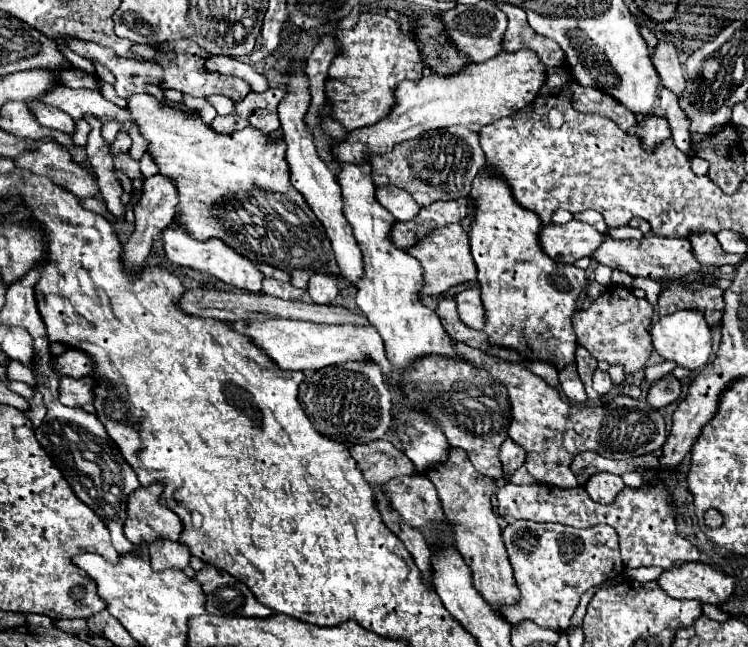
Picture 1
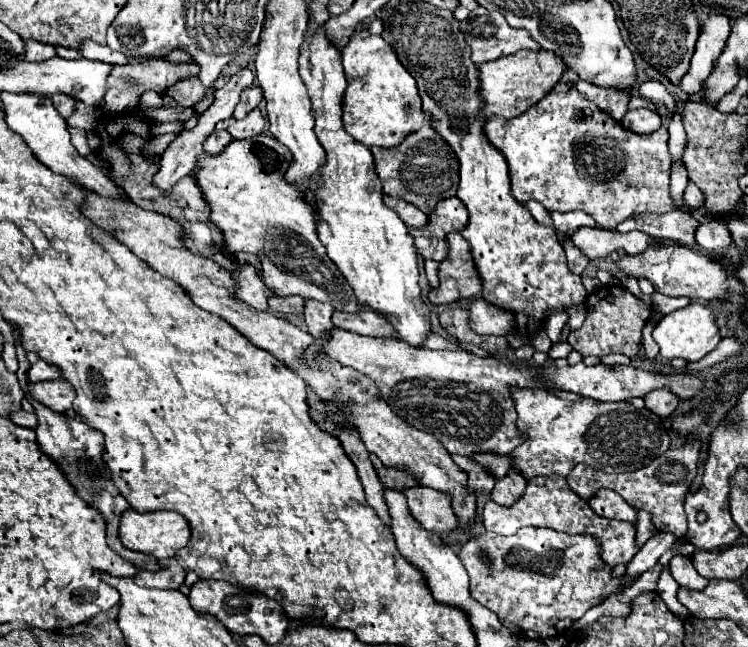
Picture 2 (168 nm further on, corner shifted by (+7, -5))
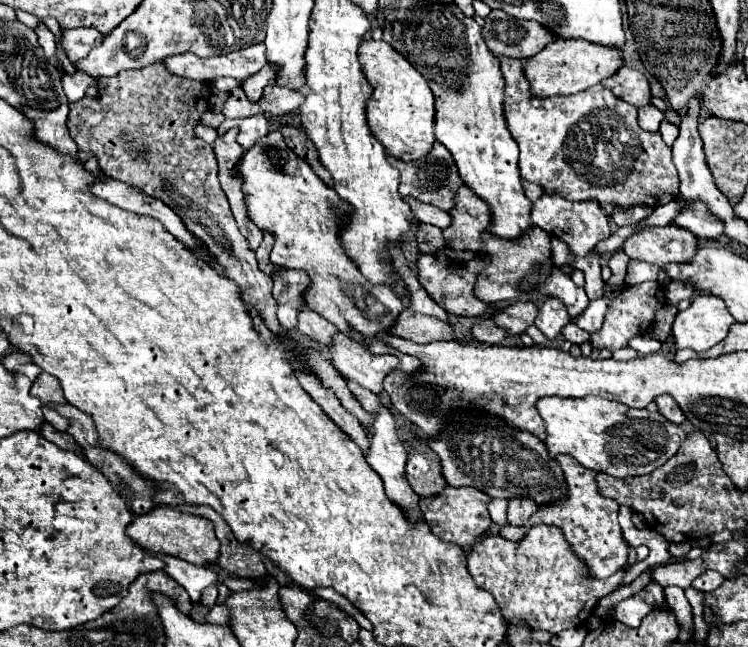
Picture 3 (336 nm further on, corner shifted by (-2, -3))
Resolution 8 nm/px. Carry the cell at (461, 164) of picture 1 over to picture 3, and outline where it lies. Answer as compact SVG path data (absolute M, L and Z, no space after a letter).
M435 142L433 146L435 150L429 152L425 158L419 158L417 162L401 162L397 158L391 158L389 156L389 164L397 170L401 170L401 184L399 184L399 190L403 196L413 196L421 202L427 202L427 204L433 204L441 210L451 210L453 208L453 196L457 192L459 186L463 186L463 180L459 178L459 172L457 172L457 166L453 162L453 156L449 154L449 150L441 144L441 142Z

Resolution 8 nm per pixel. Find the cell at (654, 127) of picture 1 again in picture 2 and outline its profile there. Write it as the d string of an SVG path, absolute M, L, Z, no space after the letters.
M646 108L640 110L630 110L624 116L624 126L636 134L648 134L648 132L656 132L660 128L662 118L656 112L650 112Z

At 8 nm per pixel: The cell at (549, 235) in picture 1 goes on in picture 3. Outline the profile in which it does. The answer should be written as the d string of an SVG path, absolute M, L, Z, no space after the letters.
M667 224L663 228L645 226L623 242L623 250L629 258L657 266L665 266L669 262L689 262L697 248L697 236L677 224Z

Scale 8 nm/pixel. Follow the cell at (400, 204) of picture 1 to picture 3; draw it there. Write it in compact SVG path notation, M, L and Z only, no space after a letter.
M407 196L405 202L411 206L415 218L417 218L419 222L423 222L423 224L433 224L433 226L437 226L437 228L447 228L447 226L451 224L451 216L449 216L447 212L439 210L437 206L419 202L419 200L411 198L411 196Z

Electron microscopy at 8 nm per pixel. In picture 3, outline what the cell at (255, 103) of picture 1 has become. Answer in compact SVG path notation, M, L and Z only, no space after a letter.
M255 114L249 118L233 118L233 120L225 120L219 126L219 134L227 132L229 128L239 128L239 136L237 142L249 150L253 146L253 142L257 142L261 136L265 136L269 132L269 120L265 118L265 114Z

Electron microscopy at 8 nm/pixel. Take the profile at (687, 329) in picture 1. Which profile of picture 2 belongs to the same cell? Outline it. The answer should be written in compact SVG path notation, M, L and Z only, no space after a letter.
M690 302L688 306L664 316L656 324L652 336L660 346L660 356L662 358L666 358L666 360L684 358L688 362L704 358L708 352L712 352L718 346L718 342L722 338L720 328L716 324L716 316L712 314L712 310L708 306L702 306L702 304L696 304L696 302Z

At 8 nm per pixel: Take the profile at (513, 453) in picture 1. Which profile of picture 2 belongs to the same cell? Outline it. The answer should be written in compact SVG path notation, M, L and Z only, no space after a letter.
M510 472L506 478L496 480L496 486L494 486L492 496L490 496L496 504L500 504L500 506L512 506L524 494L526 480L522 478L520 480L520 488L516 488L516 484L514 484L516 480L514 478L518 478L518 474L516 472Z

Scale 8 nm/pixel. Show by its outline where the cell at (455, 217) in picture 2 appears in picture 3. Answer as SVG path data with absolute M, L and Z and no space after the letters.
M461 186L455 194L455 210L451 214L449 228L443 230L445 246L461 252L481 252L481 232L489 224L489 206L467 186Z

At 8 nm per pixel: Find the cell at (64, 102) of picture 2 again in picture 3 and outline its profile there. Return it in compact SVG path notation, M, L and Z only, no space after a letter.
M41 24L35 32L39 34L39 44L43 46L45 56L47 56L47 58L53 58L53 56L55 56L55 50L57 50L57 48L55 48L55 36L53 36L53 32L49 32L45 24Z

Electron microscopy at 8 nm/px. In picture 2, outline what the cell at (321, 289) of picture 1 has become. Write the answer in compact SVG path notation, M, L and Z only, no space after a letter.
M306 300L306 310L304 310L304 318L306 318L306 326L308 326L308 334L312 334L312 338L330 338L330 330L336 328L332 324L332 314L334 308L332 304L322 304L316 300Z

